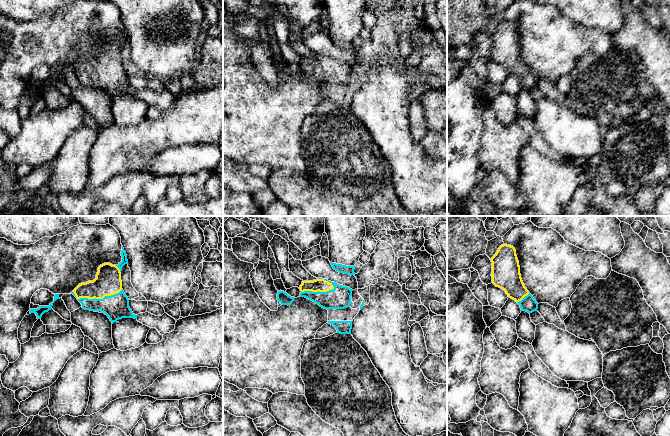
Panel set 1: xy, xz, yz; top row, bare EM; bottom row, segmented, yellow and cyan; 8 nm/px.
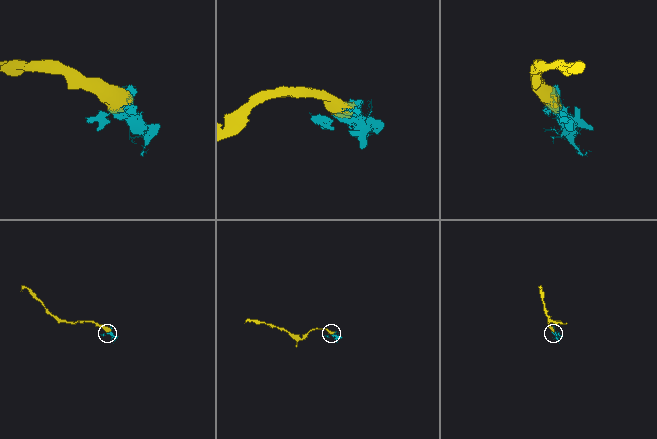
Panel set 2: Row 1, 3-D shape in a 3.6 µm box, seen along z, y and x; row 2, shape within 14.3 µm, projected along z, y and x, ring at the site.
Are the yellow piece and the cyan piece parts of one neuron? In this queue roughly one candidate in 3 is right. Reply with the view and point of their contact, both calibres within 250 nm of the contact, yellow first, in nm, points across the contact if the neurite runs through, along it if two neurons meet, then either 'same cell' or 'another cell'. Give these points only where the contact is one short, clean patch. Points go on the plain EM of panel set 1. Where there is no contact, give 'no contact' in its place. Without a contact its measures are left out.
meets yellow in xz at (317, 67); 110 nm thick on the yellow side, 180 nm on the other; same cell

